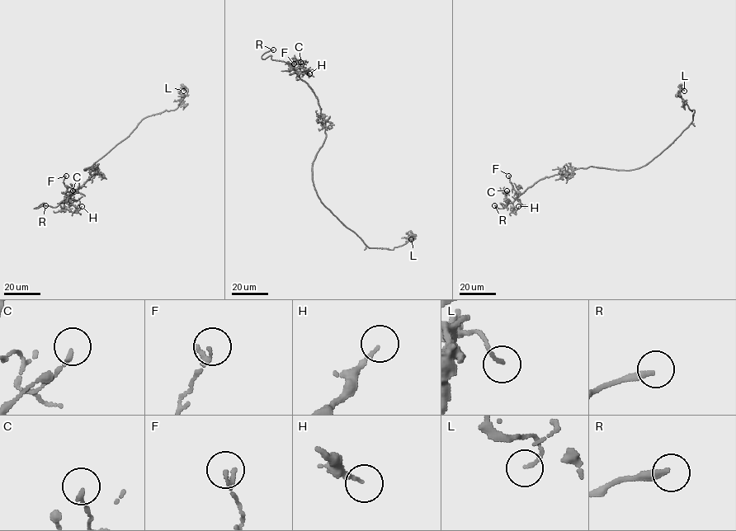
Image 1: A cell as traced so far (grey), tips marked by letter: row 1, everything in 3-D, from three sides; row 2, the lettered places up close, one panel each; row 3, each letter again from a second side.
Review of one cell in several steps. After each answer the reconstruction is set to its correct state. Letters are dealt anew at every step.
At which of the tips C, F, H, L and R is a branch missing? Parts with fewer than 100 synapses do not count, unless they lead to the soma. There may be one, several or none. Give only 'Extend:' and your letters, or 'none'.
Extend: R

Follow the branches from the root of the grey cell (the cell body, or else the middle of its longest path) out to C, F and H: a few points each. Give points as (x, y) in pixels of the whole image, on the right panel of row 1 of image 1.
C: (616, 170), (589, 166), (545, 176), (512, 202), (507, 199), (507, 190)
F: (616, 170), (589, 166), (545, 176), (518, 196), (508, 176)
H: (616, 170), (589, 166), (545, 176), (529, 186), (513, 201), (512, 212), (518, 206)

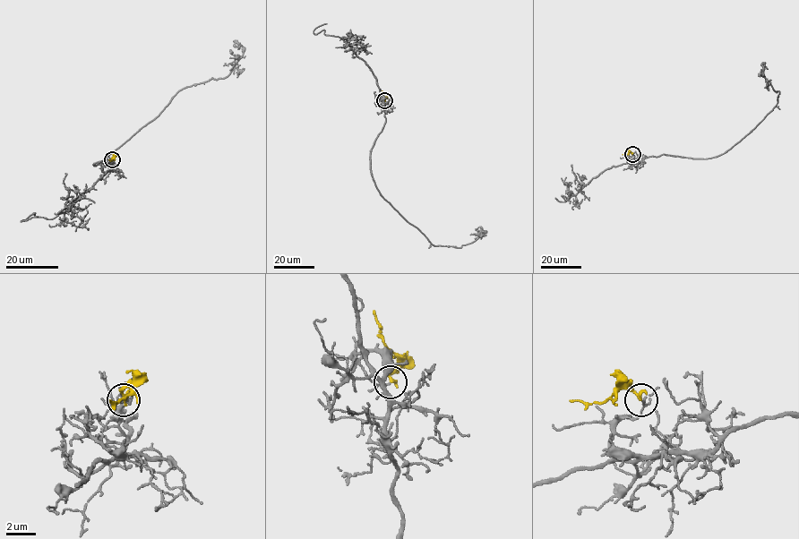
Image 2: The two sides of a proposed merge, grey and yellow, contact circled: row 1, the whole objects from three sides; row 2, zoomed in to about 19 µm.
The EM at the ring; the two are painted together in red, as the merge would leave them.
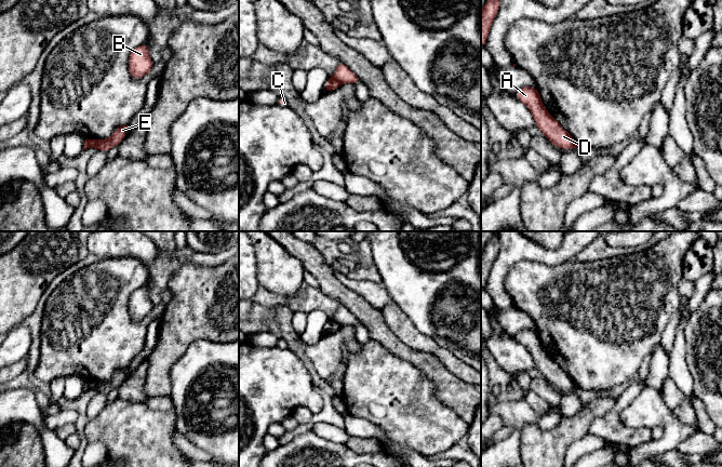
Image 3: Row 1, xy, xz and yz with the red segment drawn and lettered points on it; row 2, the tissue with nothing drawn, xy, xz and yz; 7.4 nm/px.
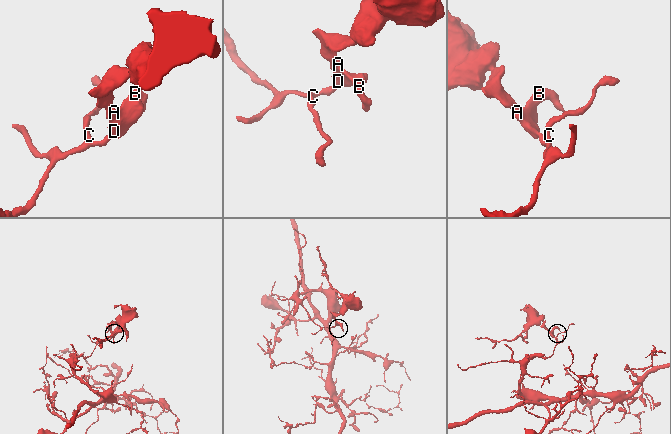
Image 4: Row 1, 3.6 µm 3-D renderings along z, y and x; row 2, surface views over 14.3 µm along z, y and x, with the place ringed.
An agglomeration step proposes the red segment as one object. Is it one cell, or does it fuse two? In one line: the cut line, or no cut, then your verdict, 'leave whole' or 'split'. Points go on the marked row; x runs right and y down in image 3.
xy (93, 138), (96, 147) | split

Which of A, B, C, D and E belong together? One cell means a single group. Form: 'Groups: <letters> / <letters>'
Groups: A B D E / C

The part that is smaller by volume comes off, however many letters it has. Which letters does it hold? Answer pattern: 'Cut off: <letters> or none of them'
Cut off: A, B, D, E

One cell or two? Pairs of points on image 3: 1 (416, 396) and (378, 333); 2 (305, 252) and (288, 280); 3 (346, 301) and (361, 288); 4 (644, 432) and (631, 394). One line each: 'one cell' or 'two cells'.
1: two cells
2: two cells
3: two cells
4: one cell

